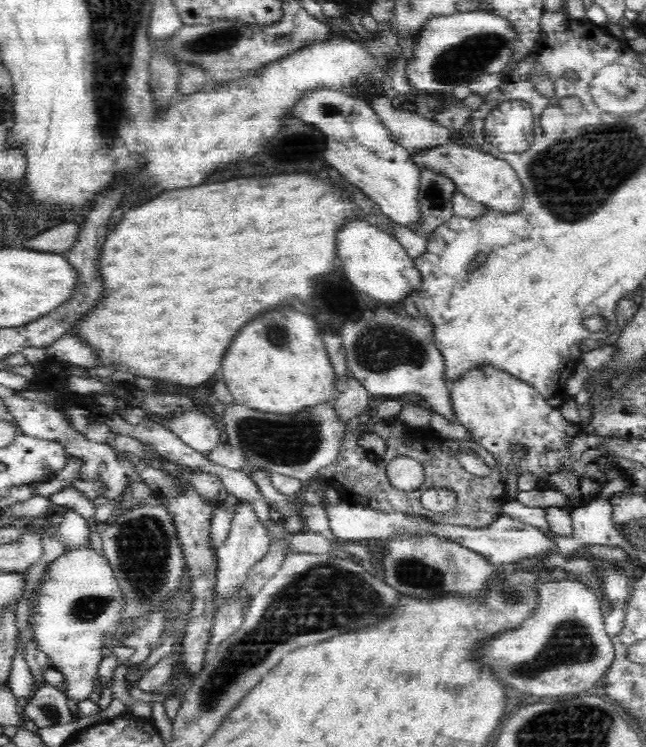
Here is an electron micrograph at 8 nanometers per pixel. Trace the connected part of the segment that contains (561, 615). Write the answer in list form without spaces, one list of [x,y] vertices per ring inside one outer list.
[[[550,580],[542,583],[542,586],[538,587],[537,598],[542,598],[542,602],[538,602],[538,614],[534,614],[534,618],[530,618],[530,622],[526,622],[522,630],[514,629],[514,634],[500,633],[497,634],[498,638],[494,638],[494,642],[486,642],[478,658],[482,658],[482,662],[486,662],[485,666],[494,670],[494,674],[498,674],[502,682],[510,684],[526,695],[572,695],[572,692],[582,692],[590,688],[594,682],[598,682],[600,676],[607,673],[608,666],[612,666],[616,658],[612,636],[608,636],[607,630],[604,630],[606,619],[598,606],[599,600],[592,596],[590,590],[586,590],[586,586],[570,580],[568,582]]]

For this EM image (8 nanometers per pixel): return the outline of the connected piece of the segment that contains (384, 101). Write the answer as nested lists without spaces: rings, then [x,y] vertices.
[[[380,96],[374,100],[372,108],[390,130],[394,142],[403,146],[409,153],[418,154],[422,150],[456,141],[451,138],[448,128],[441,126],[435,119],[420,116],[408,102],[404,102],[404,110],[396,110],[390,98]]]

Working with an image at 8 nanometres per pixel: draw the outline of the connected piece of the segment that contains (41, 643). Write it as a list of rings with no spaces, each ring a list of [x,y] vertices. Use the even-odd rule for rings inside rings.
[[[92,544],[64,551],[49,564],[41,582],[41,593],[34,611],[30,612],[33,619],[28,619],[28,625],[32,621],[35,627],[32,641],[46,657],[50,657],[54,668],[62,672],[67,685],[65,693],[75,707],[76,703],[88,700],[99,691],[100,648],[106,642],[106,633],[120,628],[127,603],[121,598],[114,569]]]

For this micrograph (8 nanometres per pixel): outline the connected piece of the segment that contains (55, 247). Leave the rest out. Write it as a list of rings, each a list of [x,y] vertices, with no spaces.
[[[74,222],[54,224],[46,232],[36,235],[30,242],[26,242],[28,249],[44,251],[47,253],[68,253],[76,244],[80,234],[80,225]]]

